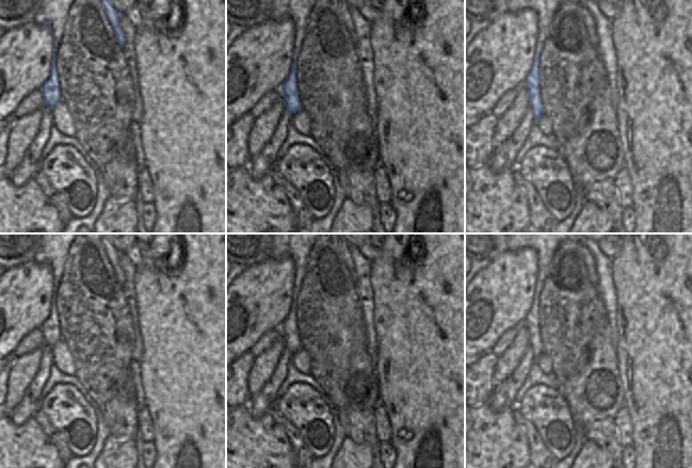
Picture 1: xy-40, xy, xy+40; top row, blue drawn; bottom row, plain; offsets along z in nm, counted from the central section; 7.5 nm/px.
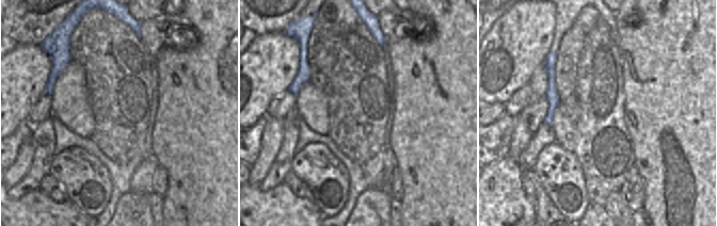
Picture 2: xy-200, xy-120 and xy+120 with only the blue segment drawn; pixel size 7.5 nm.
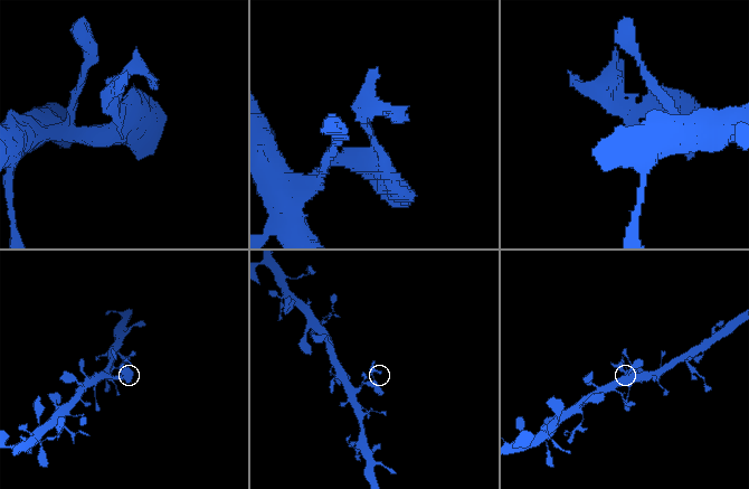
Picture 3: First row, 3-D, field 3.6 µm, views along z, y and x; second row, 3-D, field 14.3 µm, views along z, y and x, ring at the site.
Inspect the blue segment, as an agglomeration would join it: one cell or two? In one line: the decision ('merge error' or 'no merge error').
no merge error

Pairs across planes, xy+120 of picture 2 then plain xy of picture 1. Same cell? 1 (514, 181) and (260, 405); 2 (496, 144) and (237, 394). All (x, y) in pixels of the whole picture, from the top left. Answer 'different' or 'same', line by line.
1: different
2: same

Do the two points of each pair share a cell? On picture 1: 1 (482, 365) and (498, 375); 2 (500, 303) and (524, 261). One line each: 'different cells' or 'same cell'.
1: different cells
2: same cell

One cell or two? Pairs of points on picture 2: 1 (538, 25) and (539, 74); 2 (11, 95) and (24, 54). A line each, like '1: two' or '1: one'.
1: two
2: one

